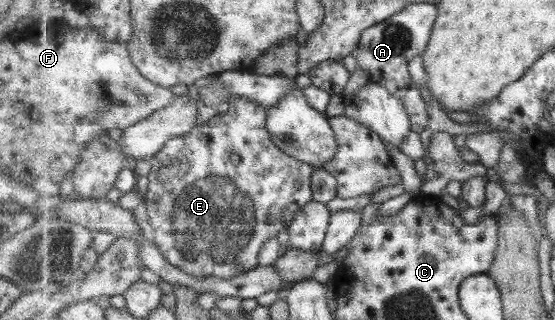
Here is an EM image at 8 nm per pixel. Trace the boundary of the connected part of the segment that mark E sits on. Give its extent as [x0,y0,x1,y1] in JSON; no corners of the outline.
[145,97,315,279]

